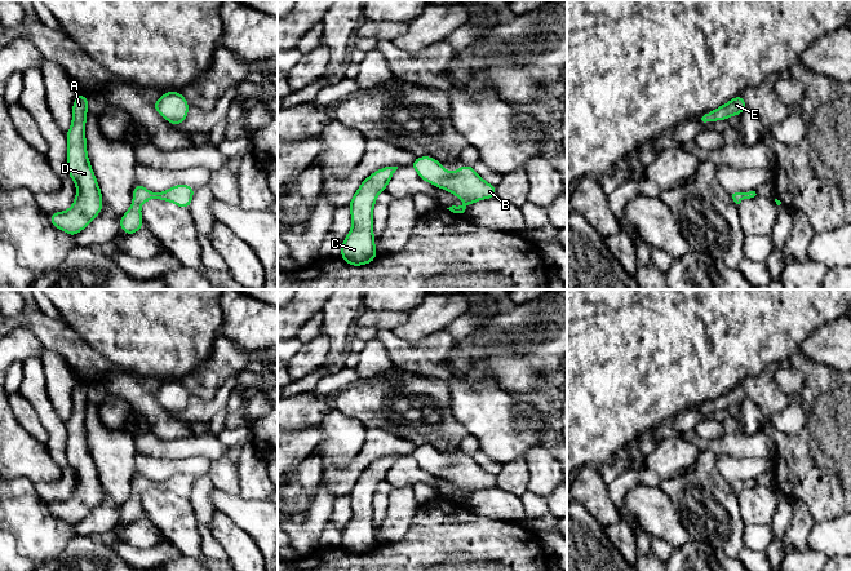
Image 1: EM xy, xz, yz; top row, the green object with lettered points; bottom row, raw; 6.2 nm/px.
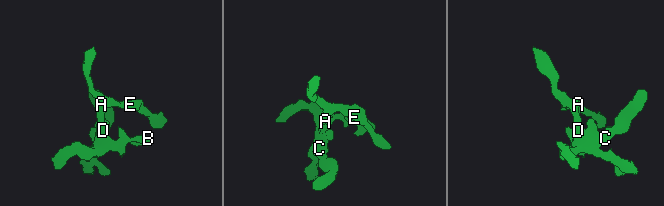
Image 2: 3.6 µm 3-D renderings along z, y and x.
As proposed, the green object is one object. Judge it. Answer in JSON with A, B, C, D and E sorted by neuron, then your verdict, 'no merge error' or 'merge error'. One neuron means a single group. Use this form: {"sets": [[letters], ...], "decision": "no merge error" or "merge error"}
{"sets": [["A", "B", "C", "D", "E"]], "decision": "no merge error"}

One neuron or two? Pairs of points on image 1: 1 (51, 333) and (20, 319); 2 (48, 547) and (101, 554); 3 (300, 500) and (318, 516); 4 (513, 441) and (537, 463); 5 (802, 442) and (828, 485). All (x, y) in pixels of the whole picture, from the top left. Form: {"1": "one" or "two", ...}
{"1": "one", "2": "two", "3": "two", "4": "two", "5": "one"}

